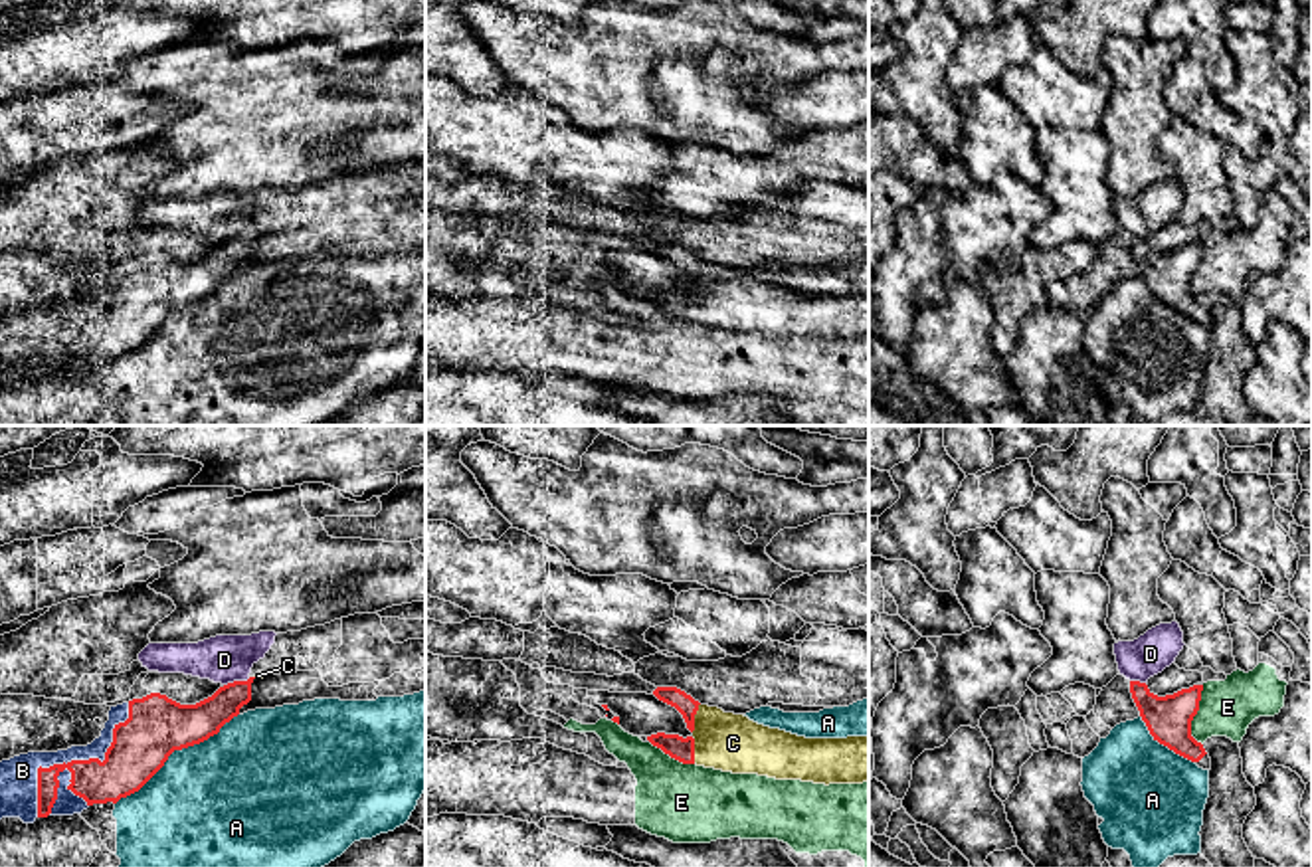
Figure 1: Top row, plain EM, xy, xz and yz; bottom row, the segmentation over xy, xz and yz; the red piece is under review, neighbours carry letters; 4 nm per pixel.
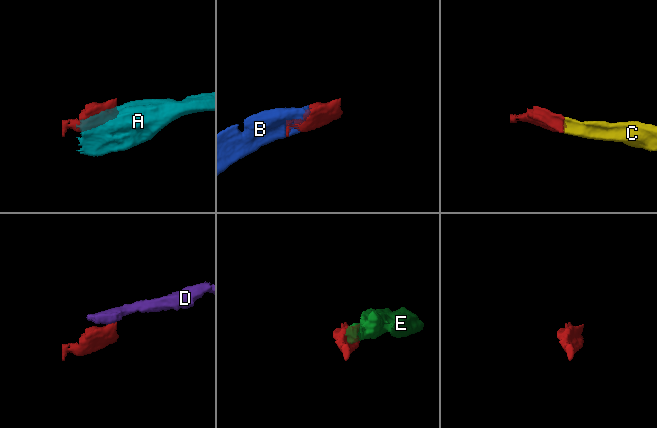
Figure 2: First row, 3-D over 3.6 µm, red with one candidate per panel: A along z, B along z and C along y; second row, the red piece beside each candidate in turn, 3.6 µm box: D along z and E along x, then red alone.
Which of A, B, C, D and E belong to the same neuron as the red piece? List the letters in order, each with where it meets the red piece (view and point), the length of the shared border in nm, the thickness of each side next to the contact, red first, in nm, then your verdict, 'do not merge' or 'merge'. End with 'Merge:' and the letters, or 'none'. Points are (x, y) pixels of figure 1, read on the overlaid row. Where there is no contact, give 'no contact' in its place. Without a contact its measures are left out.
A: meets red in xy at (175, 749); contact 650 nm long; 240 nm thick on the red side, 460 nm on the other; do not merge
B: meets red in xy at (76, 761); contact 600 nm long; 220 nm thick on the red side, 160 nm on the other; merge
C: meets red in xz at (693, 717); contact 120 nm long; 80 nm thick on the red side, 240 nm on the other; merge
D: meets red in xy at (236, 681); contact 120 nm long; 160 nm thick on the red side, 190 nm on the other; do not merge
E: meets red in yz at (1196, 713); contact 240 nm long; 190 nm thick on the red side, 220 nm on the other; do not merge
Merge: B, C

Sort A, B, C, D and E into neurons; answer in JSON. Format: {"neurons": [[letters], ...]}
{"neurons": [["A"], ["B", "C"], ["D"], ["E"]]}

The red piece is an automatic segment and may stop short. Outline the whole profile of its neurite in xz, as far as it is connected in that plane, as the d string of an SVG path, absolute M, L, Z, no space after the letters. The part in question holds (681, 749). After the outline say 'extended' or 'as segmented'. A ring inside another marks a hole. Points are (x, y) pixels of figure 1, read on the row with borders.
M677 687L653 695L675 707L693 734L657 732L647 740L683 764L825 786L869 782L869 736L805 738L701 705Z | extended

